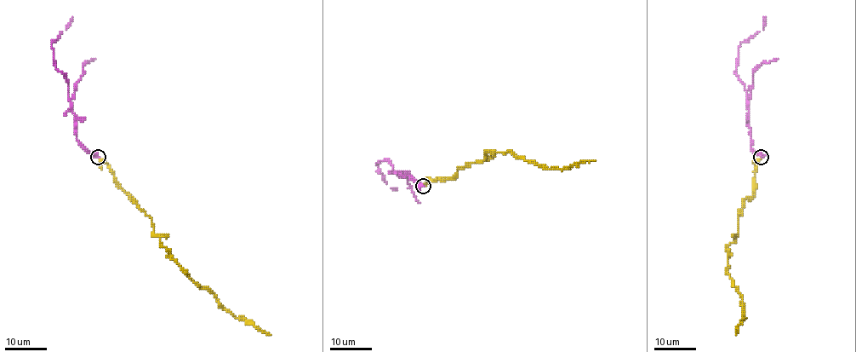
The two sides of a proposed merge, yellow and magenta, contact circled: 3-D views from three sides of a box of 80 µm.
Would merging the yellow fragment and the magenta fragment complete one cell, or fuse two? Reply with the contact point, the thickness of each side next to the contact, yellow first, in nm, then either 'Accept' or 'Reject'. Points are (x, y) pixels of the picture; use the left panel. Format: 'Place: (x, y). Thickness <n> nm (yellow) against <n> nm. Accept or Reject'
Place: (98, 157). Thickness 240 nm (yellow) against 180 nm. Accept

